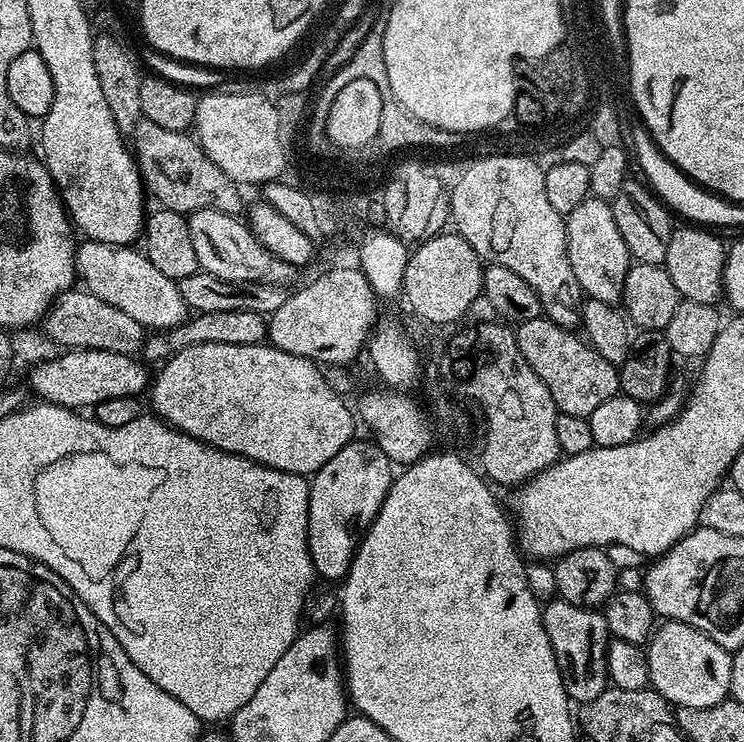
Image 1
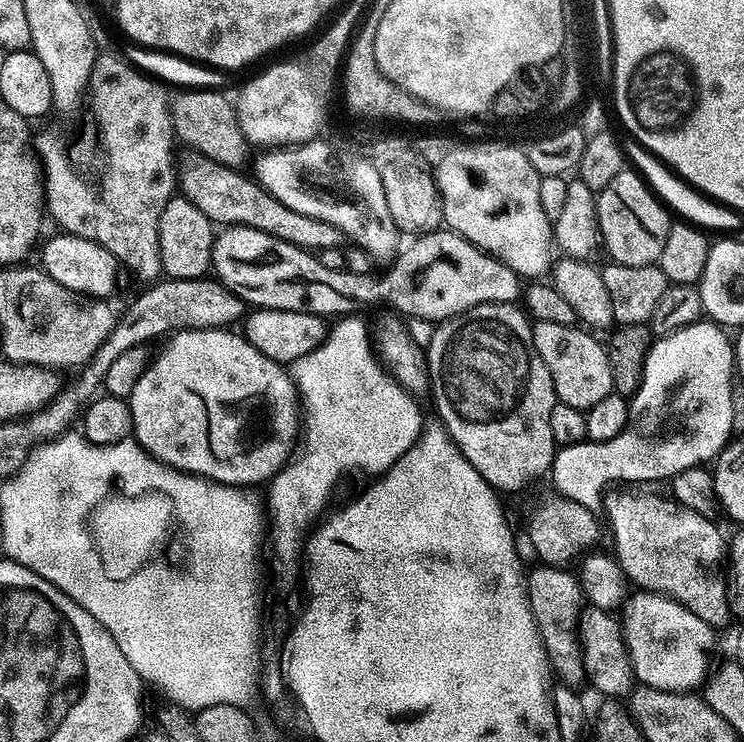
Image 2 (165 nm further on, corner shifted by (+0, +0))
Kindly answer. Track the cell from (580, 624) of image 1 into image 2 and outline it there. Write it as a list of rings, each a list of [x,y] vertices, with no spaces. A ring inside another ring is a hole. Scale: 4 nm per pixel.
[[[536,566],[527,573],[526,587],[530,610],[548,655],[548,667],[559,683],[579,689],[585,683],[584,659],[580,645],[580,614],[586,607],[580,581],[567,567]],[[533,571],[533,572],[532,572]],[[557,676],[557,677],[556,677]]]

